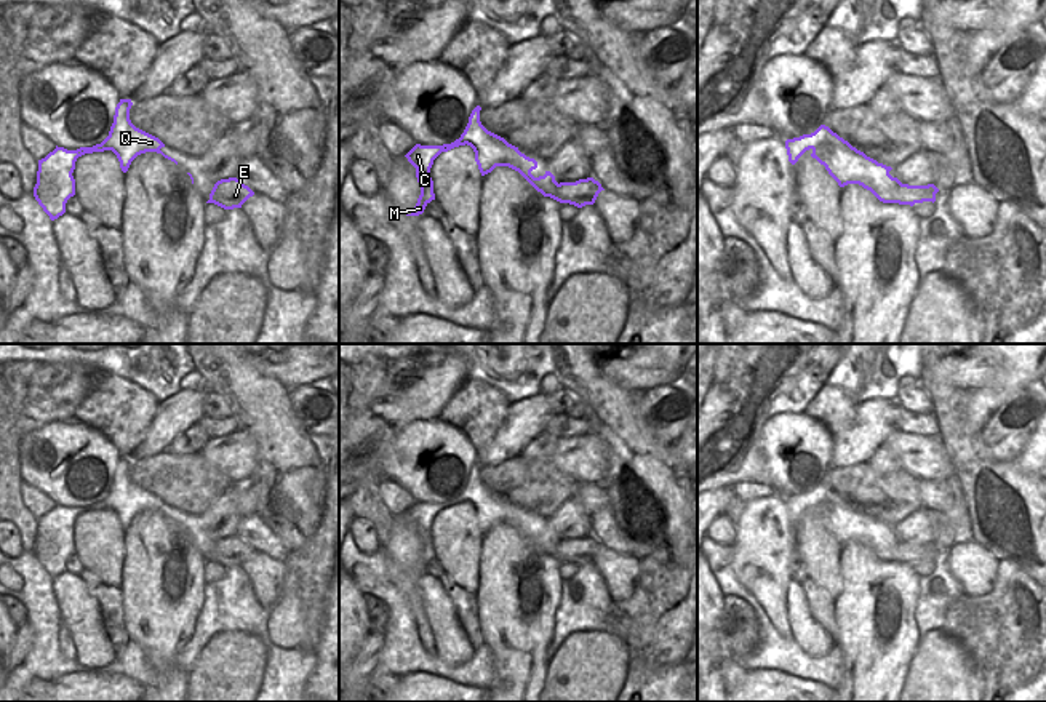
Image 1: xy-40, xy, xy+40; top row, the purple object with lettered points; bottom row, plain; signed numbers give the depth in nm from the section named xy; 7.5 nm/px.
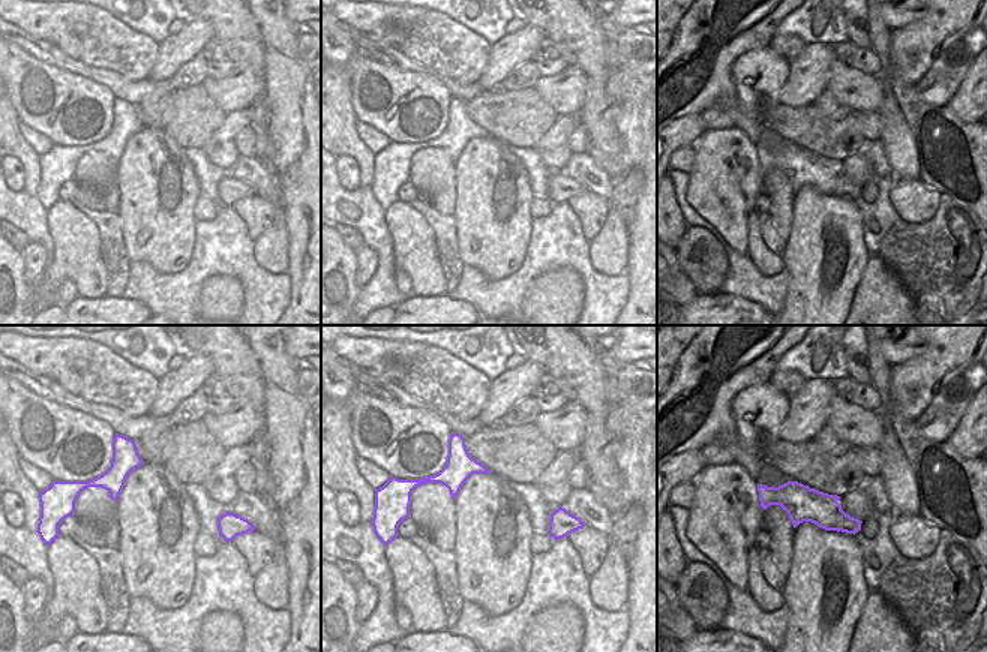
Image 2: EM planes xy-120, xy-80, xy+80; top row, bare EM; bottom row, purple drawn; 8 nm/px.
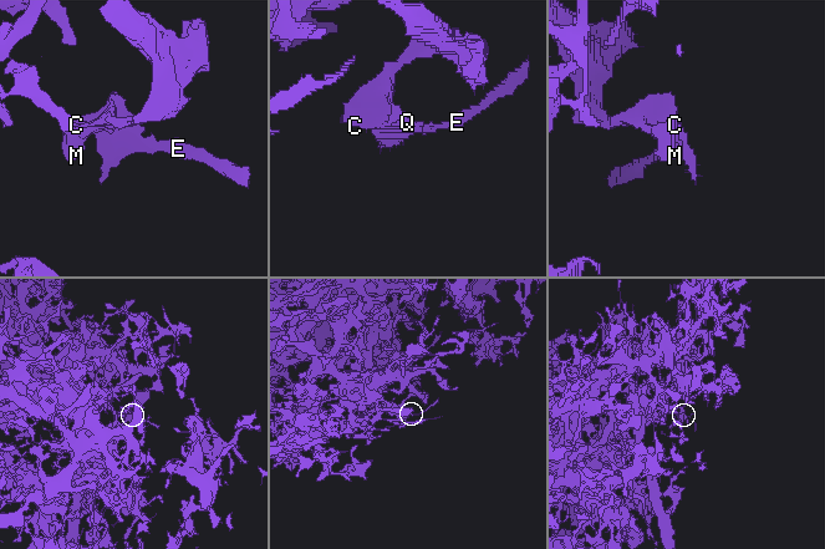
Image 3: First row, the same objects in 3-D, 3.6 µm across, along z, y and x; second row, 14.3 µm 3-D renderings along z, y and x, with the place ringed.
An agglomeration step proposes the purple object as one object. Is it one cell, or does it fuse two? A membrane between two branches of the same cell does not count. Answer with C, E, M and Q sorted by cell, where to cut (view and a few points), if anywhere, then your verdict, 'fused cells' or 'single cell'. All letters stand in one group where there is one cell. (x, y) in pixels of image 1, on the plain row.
C M Q / E | xy+40 (898, 538), (898, 546), (888, 560) | fused cells

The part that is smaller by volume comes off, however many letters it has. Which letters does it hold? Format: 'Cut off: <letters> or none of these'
Cut off: E

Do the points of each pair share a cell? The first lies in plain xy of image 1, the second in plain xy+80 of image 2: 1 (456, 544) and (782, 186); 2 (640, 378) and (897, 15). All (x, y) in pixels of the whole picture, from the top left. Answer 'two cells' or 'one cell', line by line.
1: one cell
2: one cell

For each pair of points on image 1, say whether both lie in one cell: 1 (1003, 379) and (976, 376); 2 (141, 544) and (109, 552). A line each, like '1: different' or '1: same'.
1: different
2: different

